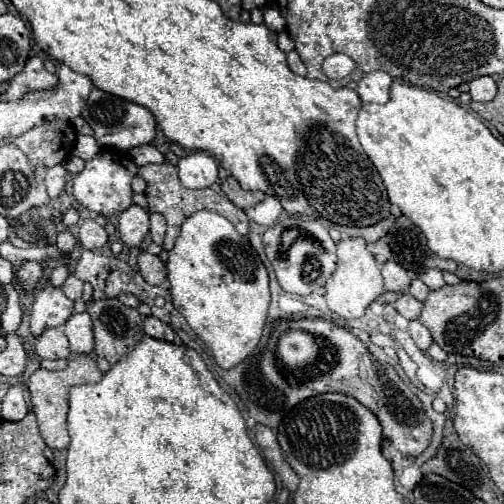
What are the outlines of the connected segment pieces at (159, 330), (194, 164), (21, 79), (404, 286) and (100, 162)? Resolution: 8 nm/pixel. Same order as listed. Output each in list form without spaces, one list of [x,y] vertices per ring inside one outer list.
[[[146,316],[144,318],[144,332],[148,336],[152,336],[152,338],[158,338],[158,340],[166,340],[166,342],[174,342],[176,340],[174,330],[166,322],[162,322],[162,320],[154,318],[154,316]]]
[[[192,152],[178,162],[178,176],[186,188],[208,188],[218,178],[218,164],[208,152]]]
[[[38,56],[30,58],[24,70],[8,82],[8,86],[52,86],[52,88],[56,84],[58,84],[58,76],[50,74]]]
[[[388,260],[382,264],[382,276],[384,276],[384,286],[386,290],[392,292],[406,292],[410,286],[410,276],[408,270],[396,264],[394,260]]]
[[[100,150],[96,158],[86,162],[84,170],[74,178],[74,196],[80,204],[84,204],[88,210],[104,216],[112,216],[116,212],[126,210],[132,204],[132,178],[136,170],[132,166],[130,158],[126,154],[114,152],[114,150]]]

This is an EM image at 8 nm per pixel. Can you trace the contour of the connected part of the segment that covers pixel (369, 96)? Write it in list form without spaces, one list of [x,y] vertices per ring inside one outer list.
[[[376,70],[376,72],[370,72],[366,76],[360,78],[358,82],[358,96],[360,100],[366,104],[366,102],[376,102],[376,104],[386,104],[388,102],[388,88],[392,84],[392,78],[382,72],[382,70]]]

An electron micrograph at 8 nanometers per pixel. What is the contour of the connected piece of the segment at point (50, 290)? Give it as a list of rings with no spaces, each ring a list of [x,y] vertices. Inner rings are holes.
[[[46,284],[36,292],[36,300],[30,312],[30,330],[34,336],[38,336],[46,328],[62,326],[72,312],[74,302],[64,294],[64,290]]]

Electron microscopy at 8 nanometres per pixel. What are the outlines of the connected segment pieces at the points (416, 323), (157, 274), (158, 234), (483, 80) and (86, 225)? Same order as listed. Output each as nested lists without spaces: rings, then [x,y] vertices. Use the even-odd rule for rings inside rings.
[[[412,320],[408,330],[410,330],[410,334],[412,334],[412,338],[414,338],[416,346],[418,346],[420,350],[428,350],[428,346],[432,344],[432,336],[430,336],[428,328],[426,328],[426,326],[422,326],[422,322],[420,322],[420,320]]]
[[[142,252],[138,256],[138,268],[140,268],[140,272],[148,284],[160,286],[166,280],[166,264],[160,260],[160,256]]]
[[[150,214],[150,234],[152,234],[152,240],[156,244],[162,244],[164,240],[164,232],[166,232],[166,220],[162,214]]]
[[[478,76],[470,82],[470,96],[476,102],[490,102],[498,92],[498,86],[492,76]]]
[[[84,220],[82,226],[80,226],[78,242],[82,244],[82,248],[98,250],[108,242],[108,234],[96,220]]]

